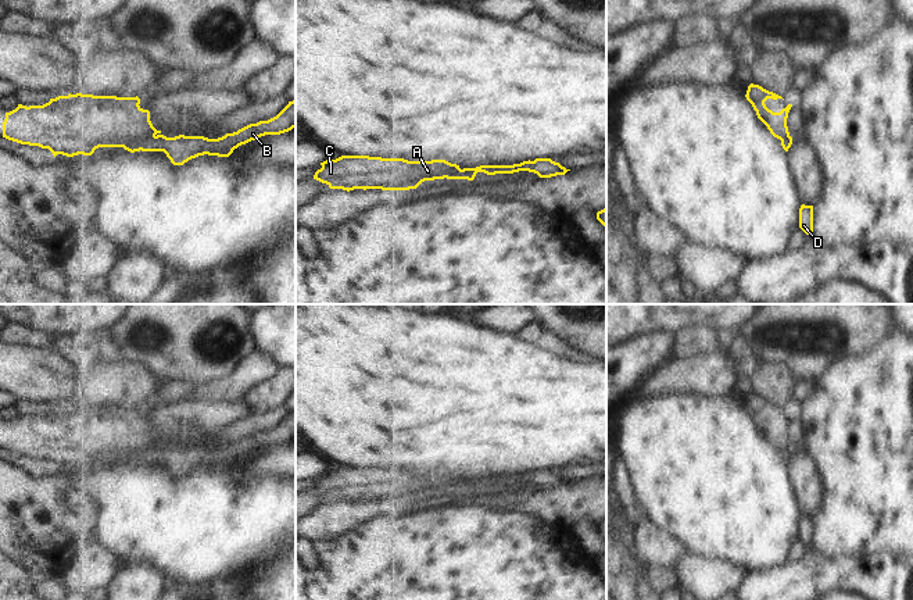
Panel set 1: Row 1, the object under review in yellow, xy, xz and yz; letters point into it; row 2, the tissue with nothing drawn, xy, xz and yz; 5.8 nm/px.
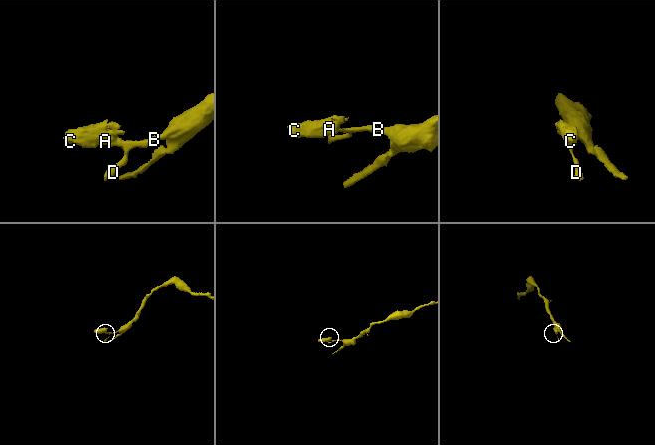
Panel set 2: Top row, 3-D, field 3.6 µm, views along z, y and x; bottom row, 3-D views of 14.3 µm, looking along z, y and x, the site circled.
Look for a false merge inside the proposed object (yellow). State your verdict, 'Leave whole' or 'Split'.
Split

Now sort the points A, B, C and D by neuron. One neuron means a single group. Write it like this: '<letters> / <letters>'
A C / B D

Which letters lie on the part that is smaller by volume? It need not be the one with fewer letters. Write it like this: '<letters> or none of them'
A, C

